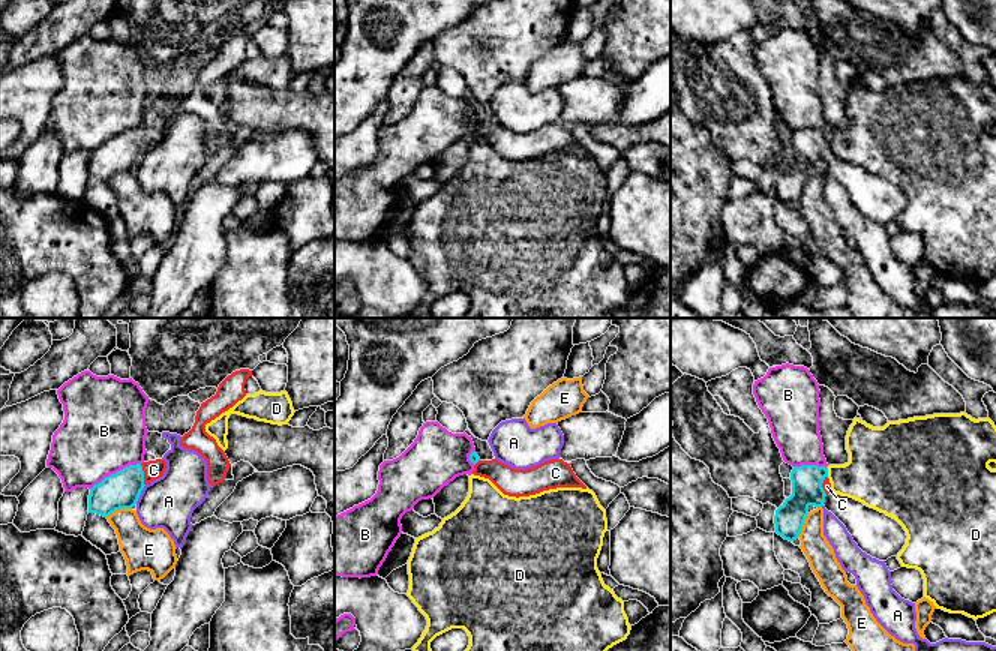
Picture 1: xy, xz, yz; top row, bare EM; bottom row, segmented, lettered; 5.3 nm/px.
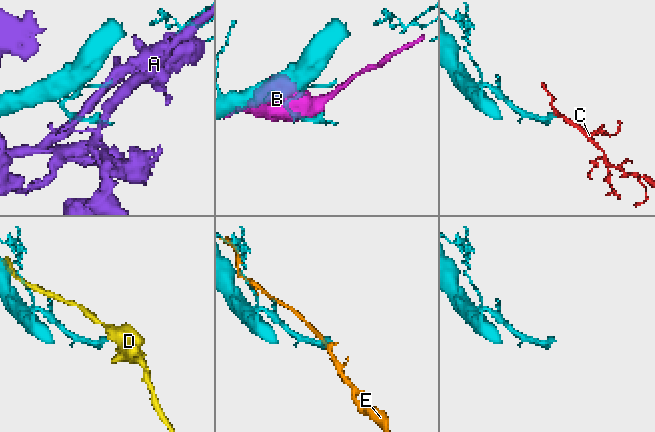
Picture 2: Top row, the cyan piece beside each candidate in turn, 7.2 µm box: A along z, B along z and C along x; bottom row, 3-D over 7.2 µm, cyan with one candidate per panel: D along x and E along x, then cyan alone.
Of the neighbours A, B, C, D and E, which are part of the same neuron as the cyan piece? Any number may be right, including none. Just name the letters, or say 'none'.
C

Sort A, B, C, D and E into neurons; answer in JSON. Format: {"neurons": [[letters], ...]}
{"neurons": [["A"], ["B"], ["C"], ["D"], ["E"]]}

